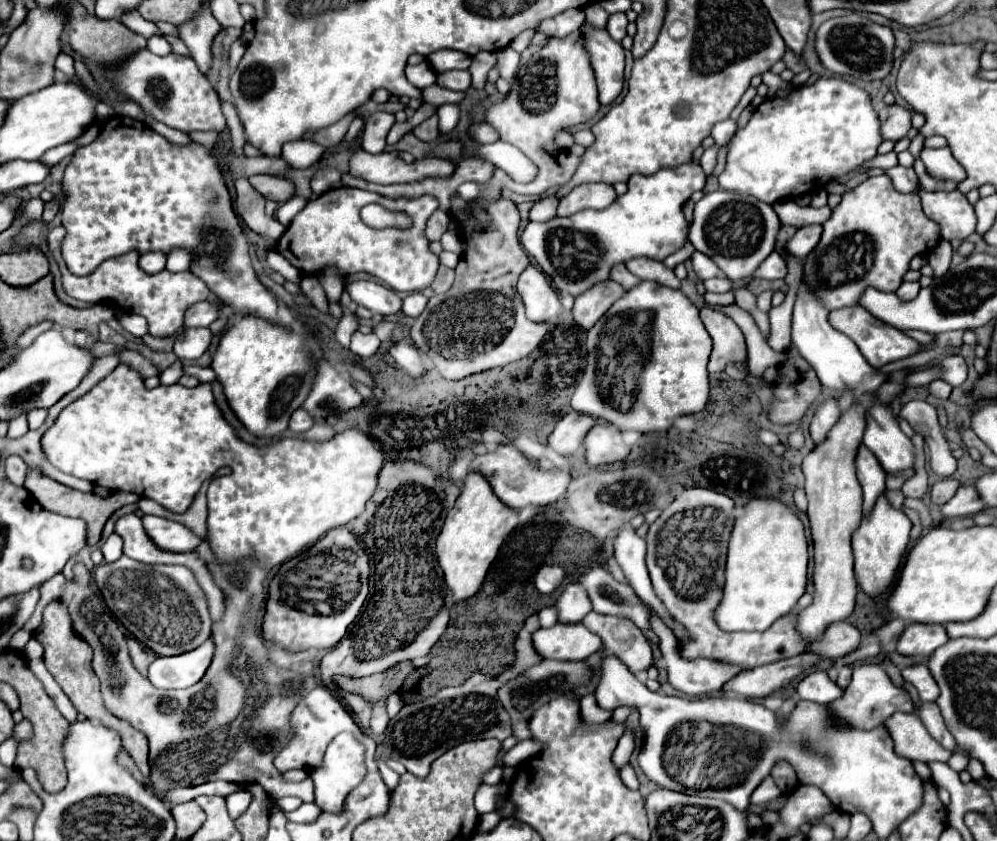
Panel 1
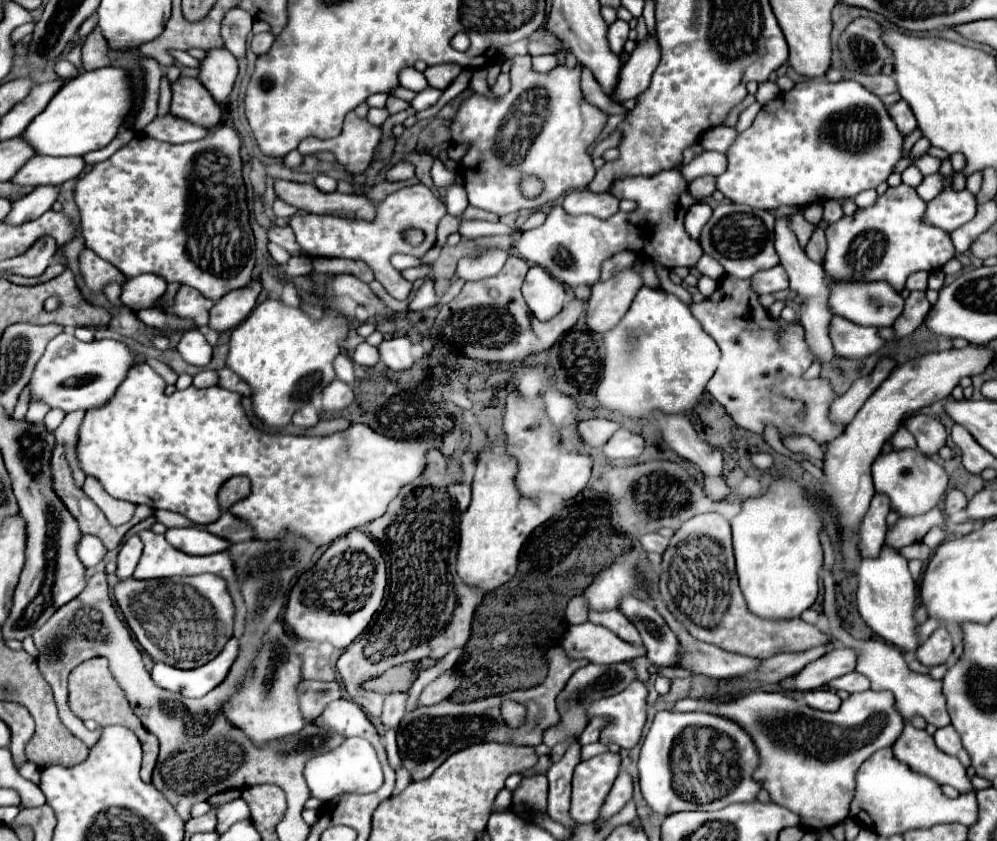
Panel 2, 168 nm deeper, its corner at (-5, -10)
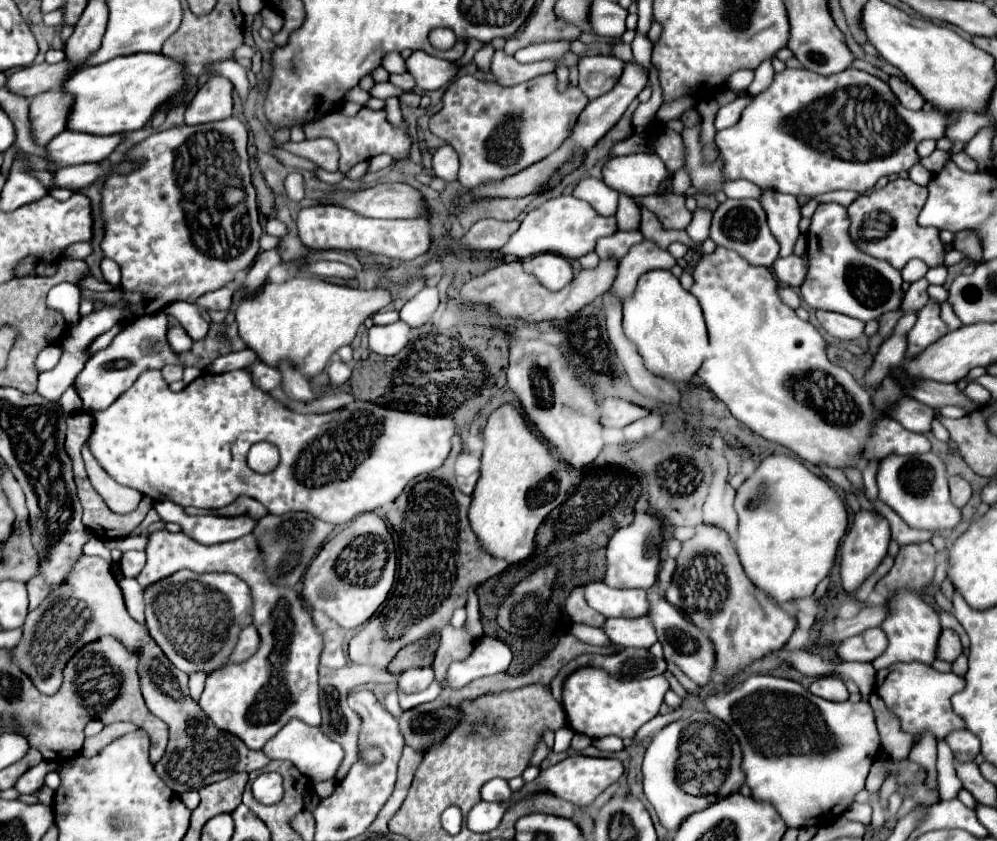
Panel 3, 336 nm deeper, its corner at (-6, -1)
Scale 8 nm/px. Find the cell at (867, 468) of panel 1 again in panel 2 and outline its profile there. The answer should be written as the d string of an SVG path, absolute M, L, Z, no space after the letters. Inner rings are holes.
M875 495L871 499L871 507L865 513L863 521L859 523L859 553L861 559L869 559L869 557L879 557L883 545L885 545L885 535L887 535L887 513L889 513L889 505L887 505L887 497L879 497Z

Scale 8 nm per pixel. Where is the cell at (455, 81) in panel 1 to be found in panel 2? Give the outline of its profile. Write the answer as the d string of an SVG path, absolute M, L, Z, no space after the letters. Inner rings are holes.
M425 87L423 91L419 91L419 93L415 95L415 99L411 101L411 107L413 107L415 111L423 111L423 109L427 109L427 107L435 105L439 97L441 97L441 91L439 91L439 89Z

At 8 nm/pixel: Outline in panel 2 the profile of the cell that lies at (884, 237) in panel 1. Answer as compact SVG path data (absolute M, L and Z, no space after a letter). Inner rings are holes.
M909 185L887 189L873 207L857 209L851 217L843 217L825 229L827 255L823 269L831 279L849 281L887 281L903 291L905 281L915 271L937 271L955 257L949 233L923 225L921 217L927 203Z

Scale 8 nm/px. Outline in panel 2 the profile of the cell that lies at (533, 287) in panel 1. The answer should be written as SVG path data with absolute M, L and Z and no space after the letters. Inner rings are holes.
M533 265L523 283L523 297L535 317L539 321L547 321L563 309L567 293L563 283L553 279L543 267Z

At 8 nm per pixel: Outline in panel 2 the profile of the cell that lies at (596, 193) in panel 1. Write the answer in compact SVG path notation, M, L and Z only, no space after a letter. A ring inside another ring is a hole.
M573 191L565 197L563 207L571 215L593 215L599 219L609 219L619 211L619 199L611 193L589 193L589 191Z

